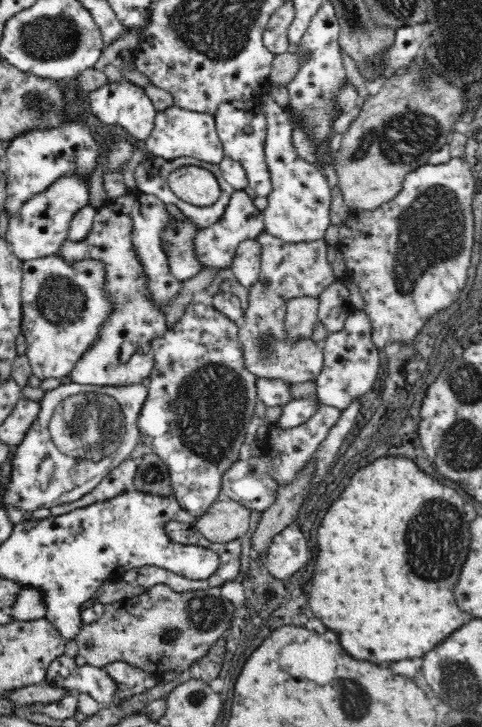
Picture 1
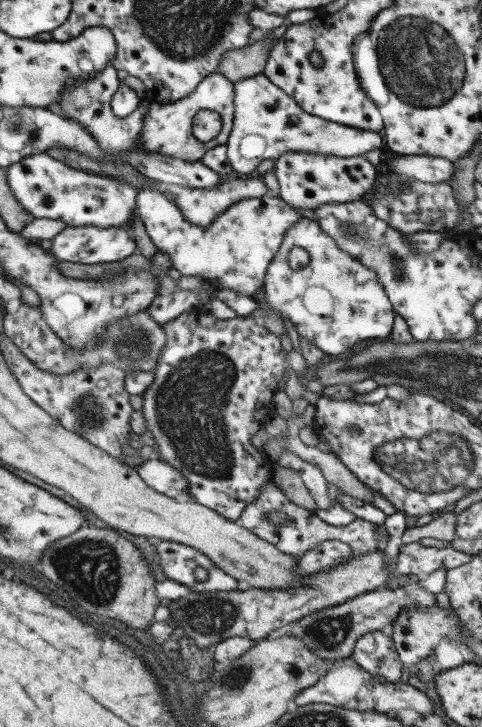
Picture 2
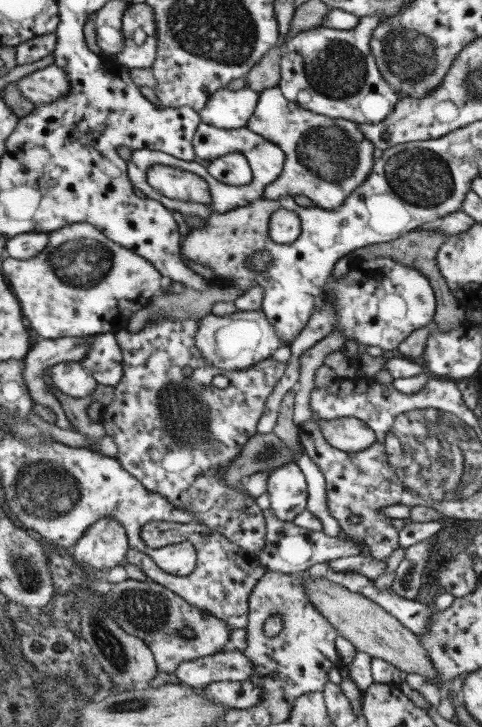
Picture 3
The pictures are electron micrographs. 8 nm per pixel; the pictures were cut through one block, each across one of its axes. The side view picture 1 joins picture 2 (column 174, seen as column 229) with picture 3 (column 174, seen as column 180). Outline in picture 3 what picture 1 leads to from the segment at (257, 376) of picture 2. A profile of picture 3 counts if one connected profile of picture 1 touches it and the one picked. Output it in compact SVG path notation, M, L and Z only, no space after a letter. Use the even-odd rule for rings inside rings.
M179 316L145 322L139 332L127 332L121 328L115 334L115 340L123 356L123 376L113 390L113 402L105 406L101 424L105 428L105 436L111 436L113 444L117 446L115 458L119 466L123 466L123 470L139 484L143 484L145 490L161 494L175 508L187 510L193 516L193 524L205 526L209 532L223 534L231 544L237 544L247 554L257 556L265 542L263 512L257 508L253 498L243 494L241 484L229 488L219 480L219 476L223 472L221 466L229 466L239 456L245 442L257 434L257 422L265 410L265 402L273 394L273 388L283 376L287 364L267 358L249 366L247 370L217 370L205 362L195 346L197 328L199 318L183 320ZM185 366L191 368L191 376L183 374ZM217 374L227 378L227 388L215 388L211 384L211 378ZM179 446L183 446L185 454L197 454L199 464L179 464Z

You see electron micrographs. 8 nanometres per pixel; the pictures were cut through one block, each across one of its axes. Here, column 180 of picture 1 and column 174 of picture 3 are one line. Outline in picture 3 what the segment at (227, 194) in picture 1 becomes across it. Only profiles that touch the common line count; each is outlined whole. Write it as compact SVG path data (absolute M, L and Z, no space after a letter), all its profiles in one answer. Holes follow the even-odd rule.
M199 124L197 130L195 130L195 138L193 138L193 150L195 150L195 156L201 158L201 160L207 160L207 162L213 162L221 156L229 156L229 154L241 154L247 158L249 166L251 166L251 172L253 172L253 178L249 184L245 186L227 186L219 180L215 180L207 168L201 168L199 164L193 164L193 162L187 162L187 172L193 172L197 176L201 176L207 186L209 186L209 194L211 194L211 204L201 204L201 202L183 202L183 200L173 200L173 198L167 198L163 194L159 194L157 190L153 190L147 180L145 180L145 174L147 174L147 168L153 166L153 164L161 164L161 166L173 166L173 168L179 168L179 170L185 170L185 162L179 160L179 158L173 158L169 154L163 154L163 152L157 152L157 150L131 150L131 158L127 162L127 176L133 184L133 188L141 190L149 200L157 200L159 204L163 204L167 210L177 210L181 216L197 216L197 218L209 218L213 212L217 214L225 214L225 212L231 212L231 210L237 210L237 208L245 208L249 206L251 202L257 202L261 196L263 196L263 190L265 186L269 186L271 182L275 182L279 178L279 174L283 172L283 162L285 162L285 156L281 152L279 146L275 146L273 142L267 142L265 138L261 138L259 134L247 130L245 126L243 128L235 128L235 130L225 130L225 128L215 128L215 126L209 126L209 124Z

